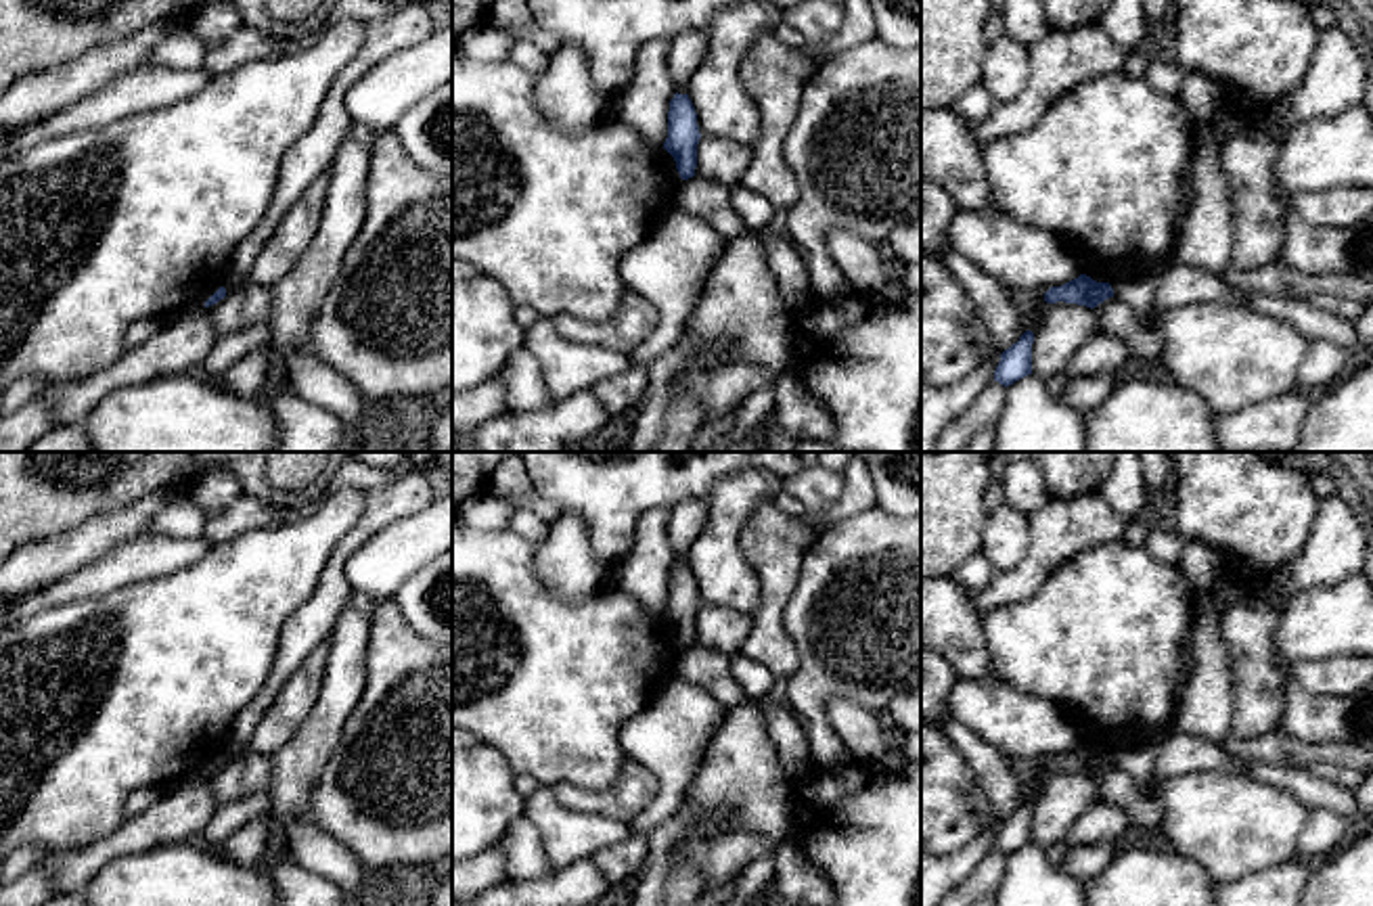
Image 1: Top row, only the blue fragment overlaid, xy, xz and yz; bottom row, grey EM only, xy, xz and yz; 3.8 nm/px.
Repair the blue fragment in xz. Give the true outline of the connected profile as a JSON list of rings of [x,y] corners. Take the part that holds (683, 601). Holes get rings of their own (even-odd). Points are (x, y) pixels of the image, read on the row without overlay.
[[[674,563],[668,580],[668,607],[663,617],[674,626],[682,649],[695,644],[699,613],[697,582],[689,563]]]

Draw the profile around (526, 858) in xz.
[[[525,816],[511,822],[496,847],[504,852],[509,879],[540,879],[553,870],[540,829]]]

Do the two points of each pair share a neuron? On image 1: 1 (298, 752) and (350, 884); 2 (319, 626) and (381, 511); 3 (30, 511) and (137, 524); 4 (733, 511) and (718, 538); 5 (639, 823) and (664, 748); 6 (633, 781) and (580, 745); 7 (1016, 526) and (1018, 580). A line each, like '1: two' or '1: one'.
1: one
2: one
3: two
4: one
5: one
6: two
7: two

